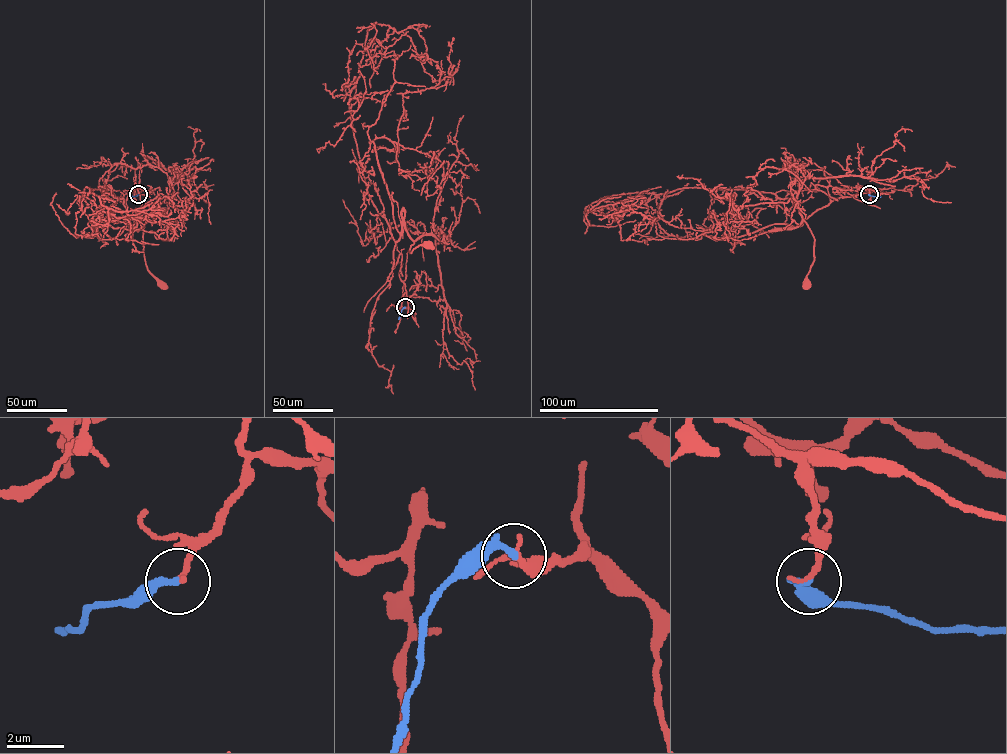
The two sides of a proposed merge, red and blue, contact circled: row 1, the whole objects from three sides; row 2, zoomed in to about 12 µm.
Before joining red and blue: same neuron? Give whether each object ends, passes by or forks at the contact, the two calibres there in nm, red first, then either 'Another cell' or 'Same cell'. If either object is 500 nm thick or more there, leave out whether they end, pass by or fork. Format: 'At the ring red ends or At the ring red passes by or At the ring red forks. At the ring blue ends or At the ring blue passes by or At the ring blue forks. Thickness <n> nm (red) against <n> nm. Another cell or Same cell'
At the ring red ends. At the ring blue ends. Thickness 200 nm (red) against 280 nm. Same cell

